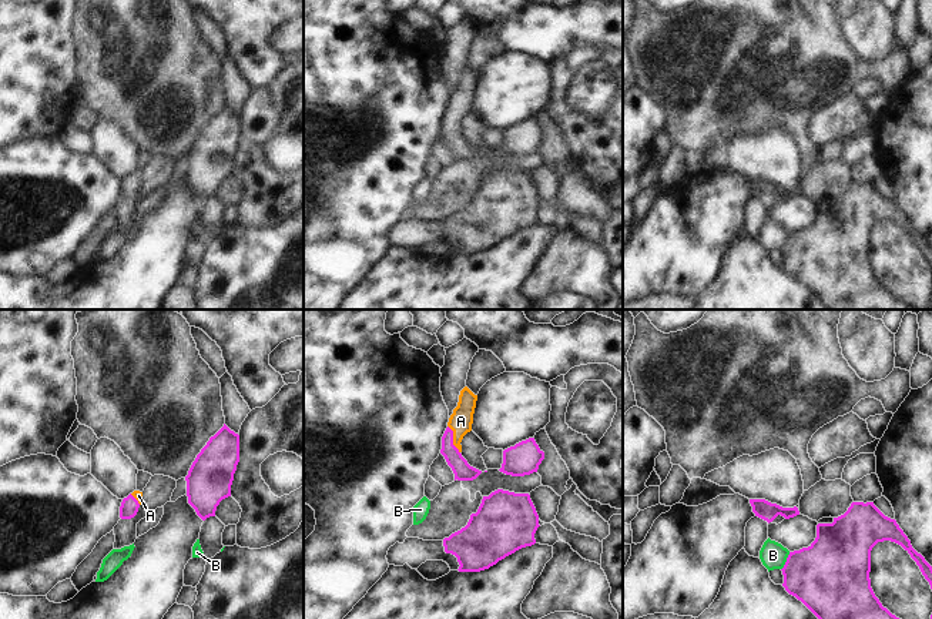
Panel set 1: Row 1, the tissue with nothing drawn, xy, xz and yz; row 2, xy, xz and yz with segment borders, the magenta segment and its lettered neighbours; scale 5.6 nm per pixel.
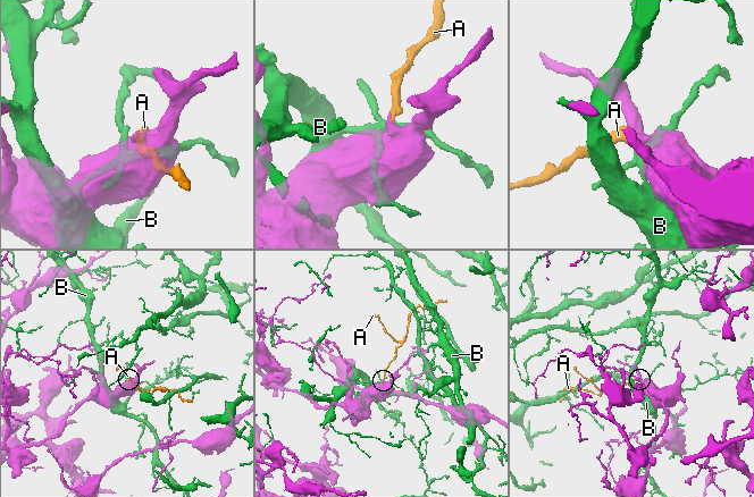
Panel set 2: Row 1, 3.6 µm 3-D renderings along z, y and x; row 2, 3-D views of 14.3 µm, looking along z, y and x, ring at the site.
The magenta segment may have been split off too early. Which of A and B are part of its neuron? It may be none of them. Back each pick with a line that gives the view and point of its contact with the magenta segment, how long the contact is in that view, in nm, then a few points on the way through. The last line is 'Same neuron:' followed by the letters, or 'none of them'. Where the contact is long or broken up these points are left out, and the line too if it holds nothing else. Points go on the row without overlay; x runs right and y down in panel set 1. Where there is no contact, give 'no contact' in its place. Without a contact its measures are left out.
A: xz (452, 120) | 170 nm | across xz (462, 150), (452, 136), (452, 120), (461, 101)
Same neuron: A

